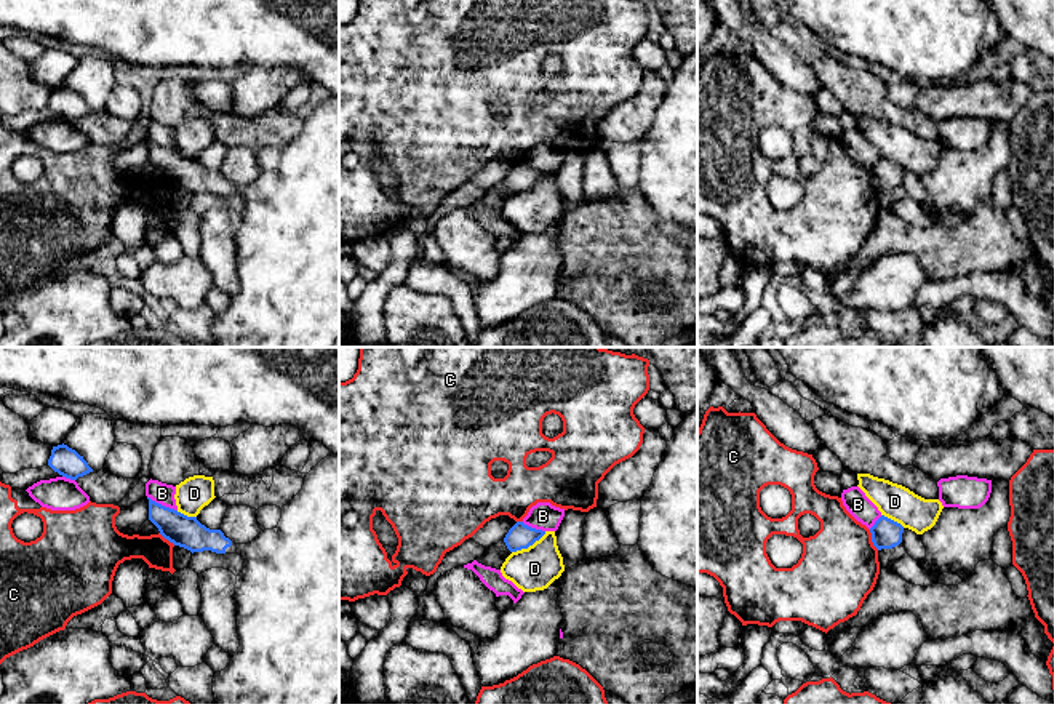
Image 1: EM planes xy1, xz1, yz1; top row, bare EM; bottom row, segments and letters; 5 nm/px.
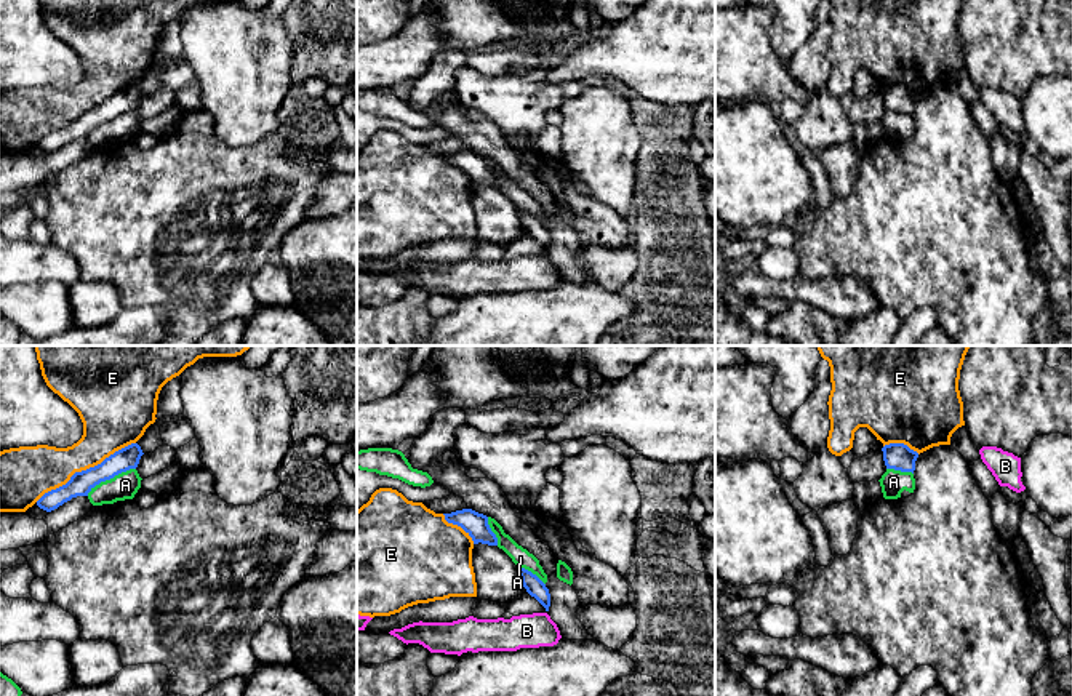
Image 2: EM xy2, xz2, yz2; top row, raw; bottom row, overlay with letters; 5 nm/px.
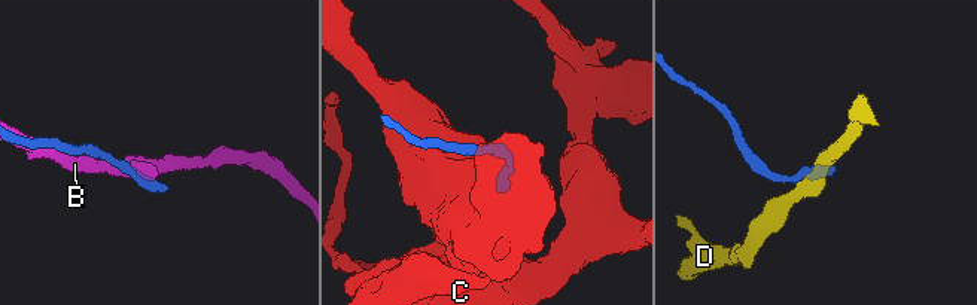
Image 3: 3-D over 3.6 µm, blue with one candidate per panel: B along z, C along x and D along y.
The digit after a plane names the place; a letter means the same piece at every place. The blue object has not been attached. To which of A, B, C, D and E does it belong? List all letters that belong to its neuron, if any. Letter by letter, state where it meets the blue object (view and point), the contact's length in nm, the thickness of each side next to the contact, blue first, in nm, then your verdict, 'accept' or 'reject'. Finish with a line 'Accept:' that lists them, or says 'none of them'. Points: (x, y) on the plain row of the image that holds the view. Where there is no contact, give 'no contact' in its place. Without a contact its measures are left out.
A: xy2 (111, 119) | 280 nm | 120/140 nm | reject
B: xy1 (160, 146) | 170 nm | 160/110 nm | reject
C: yz1 (872, 181) | 120 nm | 150/400 nm | reject
D: xz1 (528, 188) | 200 nm | 130/220 nm | reject
E: xy2 (87, 111) | 600 nm | 120/260 nm | reject
Accept: none of them

